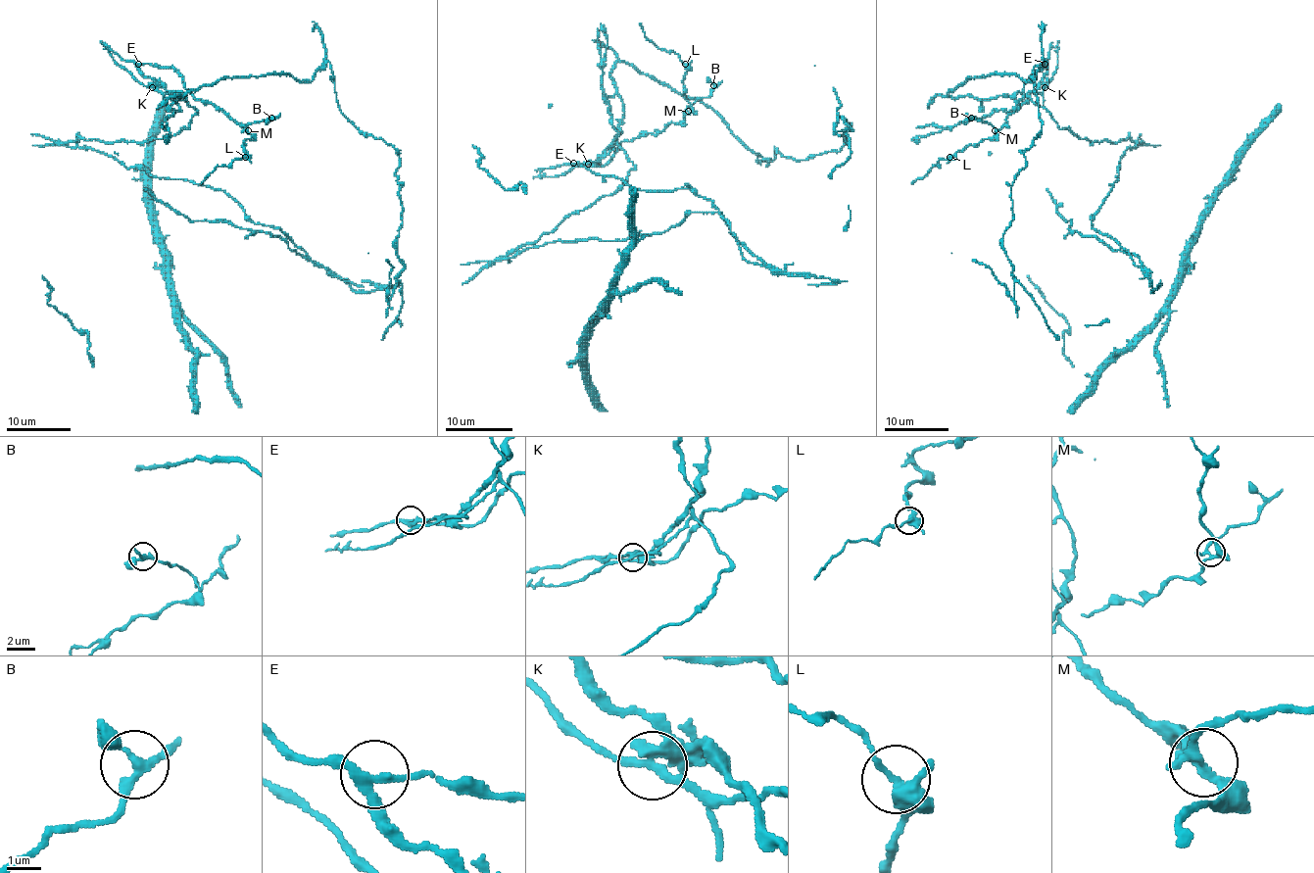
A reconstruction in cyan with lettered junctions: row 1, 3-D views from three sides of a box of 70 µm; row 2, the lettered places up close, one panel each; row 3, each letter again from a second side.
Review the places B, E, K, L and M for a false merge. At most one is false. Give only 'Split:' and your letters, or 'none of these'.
Split: K

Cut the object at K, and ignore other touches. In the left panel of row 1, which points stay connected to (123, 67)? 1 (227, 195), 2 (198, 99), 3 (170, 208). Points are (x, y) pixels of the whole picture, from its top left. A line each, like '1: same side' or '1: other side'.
1: same side
2: other side
3: same side

